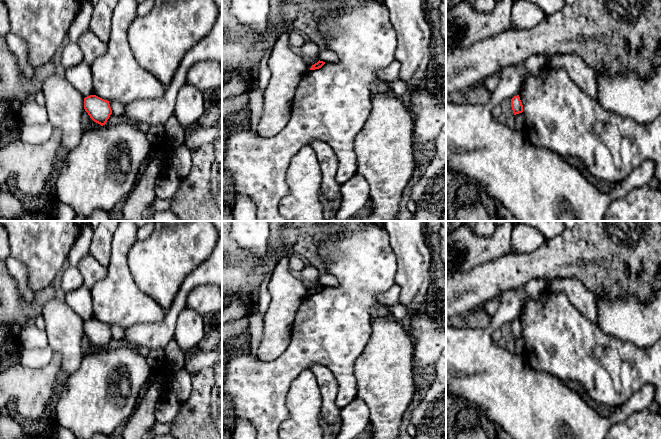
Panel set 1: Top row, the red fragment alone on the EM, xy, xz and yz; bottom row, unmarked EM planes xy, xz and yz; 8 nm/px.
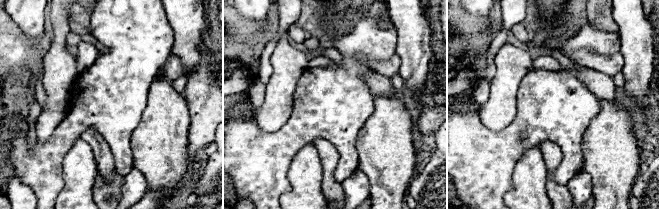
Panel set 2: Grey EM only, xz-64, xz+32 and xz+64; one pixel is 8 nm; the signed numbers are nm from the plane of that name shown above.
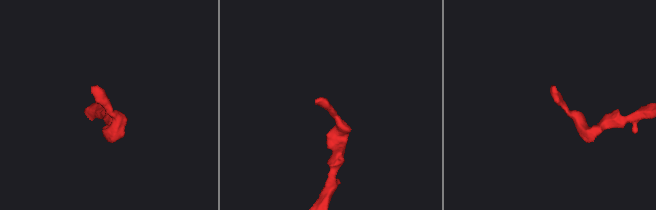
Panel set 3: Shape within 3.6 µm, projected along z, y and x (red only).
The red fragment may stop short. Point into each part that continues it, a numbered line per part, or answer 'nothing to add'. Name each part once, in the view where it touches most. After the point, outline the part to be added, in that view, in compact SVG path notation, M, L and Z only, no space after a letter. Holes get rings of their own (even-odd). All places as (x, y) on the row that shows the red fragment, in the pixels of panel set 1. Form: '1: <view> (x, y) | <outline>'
nothing to add

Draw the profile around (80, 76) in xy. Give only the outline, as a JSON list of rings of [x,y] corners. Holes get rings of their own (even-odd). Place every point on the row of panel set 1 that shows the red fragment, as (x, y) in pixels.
[[[85,61],[66,70],[66,79],[85,98],[93,95],[93,75],[91,65]]]

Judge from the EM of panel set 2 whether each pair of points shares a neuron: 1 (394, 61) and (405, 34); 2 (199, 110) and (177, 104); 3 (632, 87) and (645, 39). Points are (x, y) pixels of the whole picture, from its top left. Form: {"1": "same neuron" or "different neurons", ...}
{"1": "different neurons", "2": "different neurons", "3": "same neuron"}

